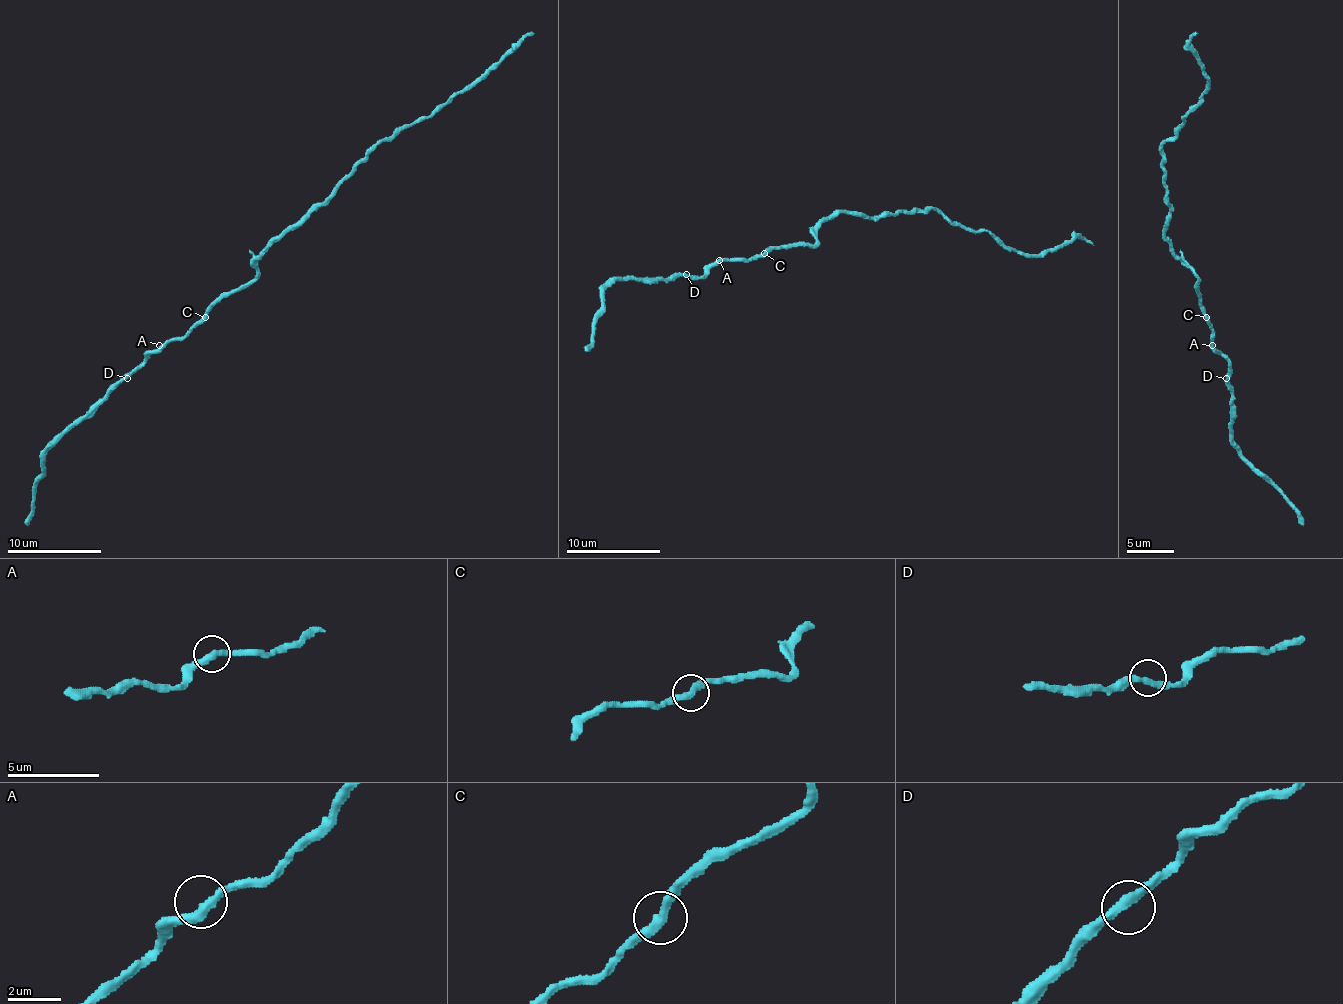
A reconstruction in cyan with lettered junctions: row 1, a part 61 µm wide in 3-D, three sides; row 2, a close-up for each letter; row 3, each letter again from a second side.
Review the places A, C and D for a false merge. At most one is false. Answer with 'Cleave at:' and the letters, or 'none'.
Cleave at: none

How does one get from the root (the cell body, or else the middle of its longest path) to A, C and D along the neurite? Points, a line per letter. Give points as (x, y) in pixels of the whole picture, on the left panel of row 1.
A: (256, 268), (253, 280), (227, 291), (183, 336), (169, 338), (159, 345)
C: (256, 268), (253, 280), (227, 291), (204, 317)
D: (256, 268), (253, 280), (227, 291), (183, 336), (164, 341), (127, 378)

